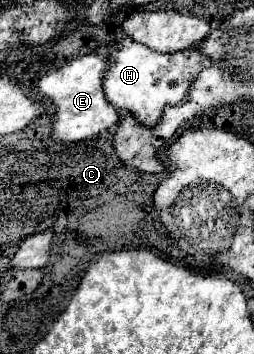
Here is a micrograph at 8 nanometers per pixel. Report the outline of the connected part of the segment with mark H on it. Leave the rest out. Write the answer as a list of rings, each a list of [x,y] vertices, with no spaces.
[[[127,43],[121,49],[109,53],[109,69],[103,77],[103,91],[109,103],[113,103],[119,111],[131,113],[141,125],[153,129],[165,105],[179,105],[187,99],[193,79],[209,65],[213,65],[211,57],[201,53],[199,47],[191,47],[179,53],[157,53],[145,47],[143,43]]]

